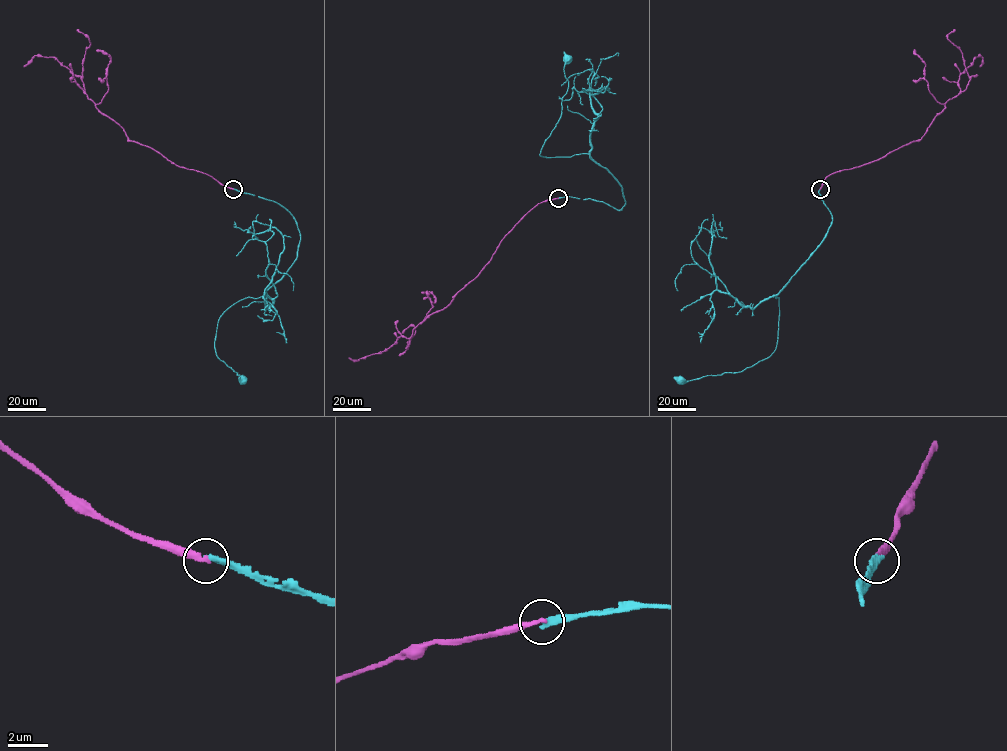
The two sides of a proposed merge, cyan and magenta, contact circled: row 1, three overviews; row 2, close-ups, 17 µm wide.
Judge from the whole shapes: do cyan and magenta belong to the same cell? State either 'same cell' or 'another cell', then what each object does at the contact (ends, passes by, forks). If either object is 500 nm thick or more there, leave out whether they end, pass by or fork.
another cell; cyan ends there; magenta ends there

